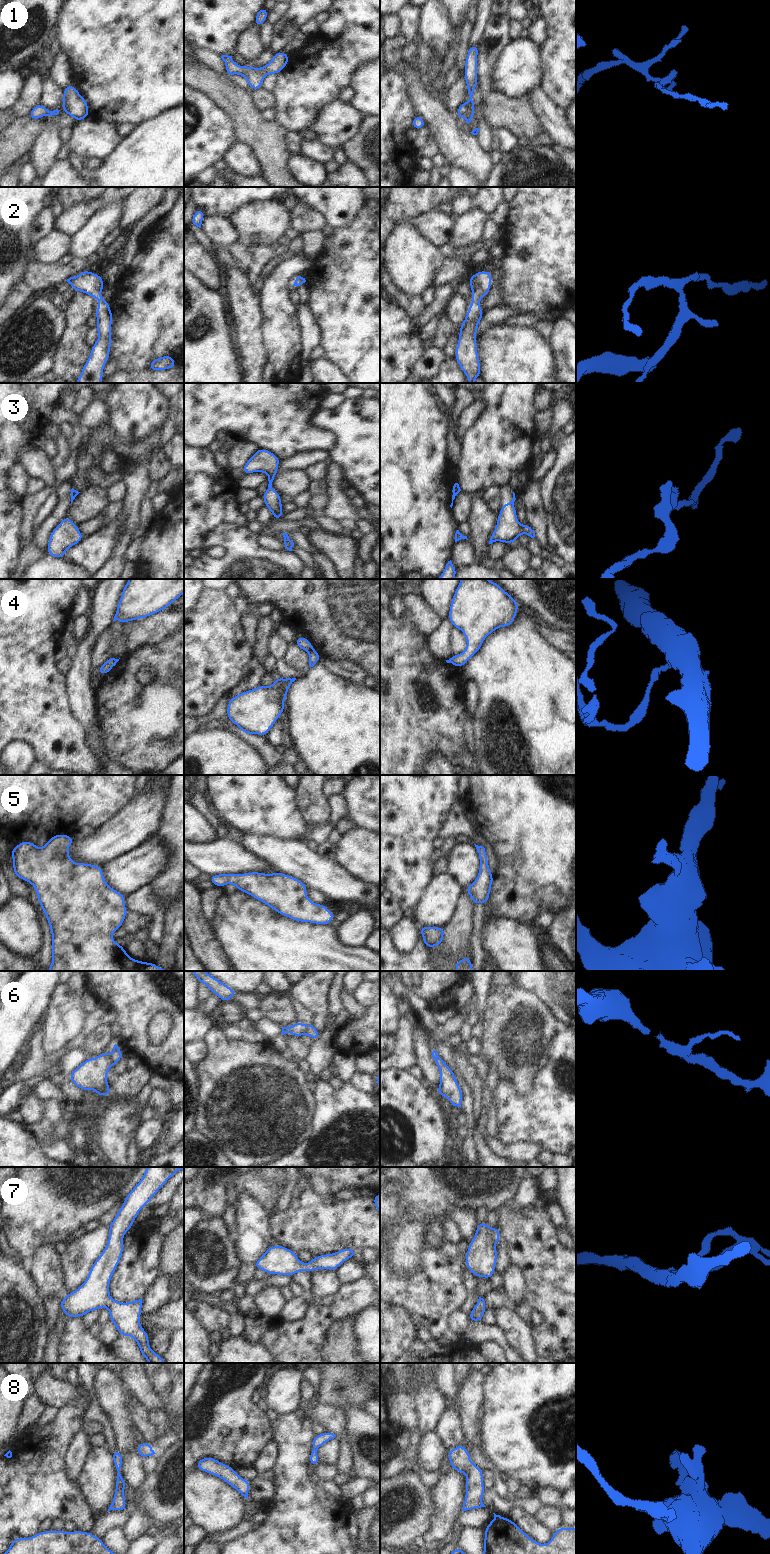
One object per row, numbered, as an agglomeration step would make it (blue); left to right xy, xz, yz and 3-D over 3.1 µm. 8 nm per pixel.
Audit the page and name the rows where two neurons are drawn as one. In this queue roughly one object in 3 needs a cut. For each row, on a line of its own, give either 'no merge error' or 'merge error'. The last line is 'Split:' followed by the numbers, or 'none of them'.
1: no merge error
2: no merge error
3: no merge error
4: merge error
5: no merge error
6: merge error
7: no merge error
8: no merge error
Split: 4, 6

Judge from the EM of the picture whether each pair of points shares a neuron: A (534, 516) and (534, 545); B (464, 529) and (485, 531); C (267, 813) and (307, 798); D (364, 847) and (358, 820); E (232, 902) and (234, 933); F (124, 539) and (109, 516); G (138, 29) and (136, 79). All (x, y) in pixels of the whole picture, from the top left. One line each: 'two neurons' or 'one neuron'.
A: two neurons
B: two neurons
C: two neurons
D: two neurons
E: one neuron
F: two neurons
G: one neuron

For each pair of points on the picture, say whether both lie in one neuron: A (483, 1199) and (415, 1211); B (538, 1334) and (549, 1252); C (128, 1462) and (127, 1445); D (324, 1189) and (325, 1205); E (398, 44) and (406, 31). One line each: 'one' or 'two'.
A: one
B: one
C: one
D: two
E: two

